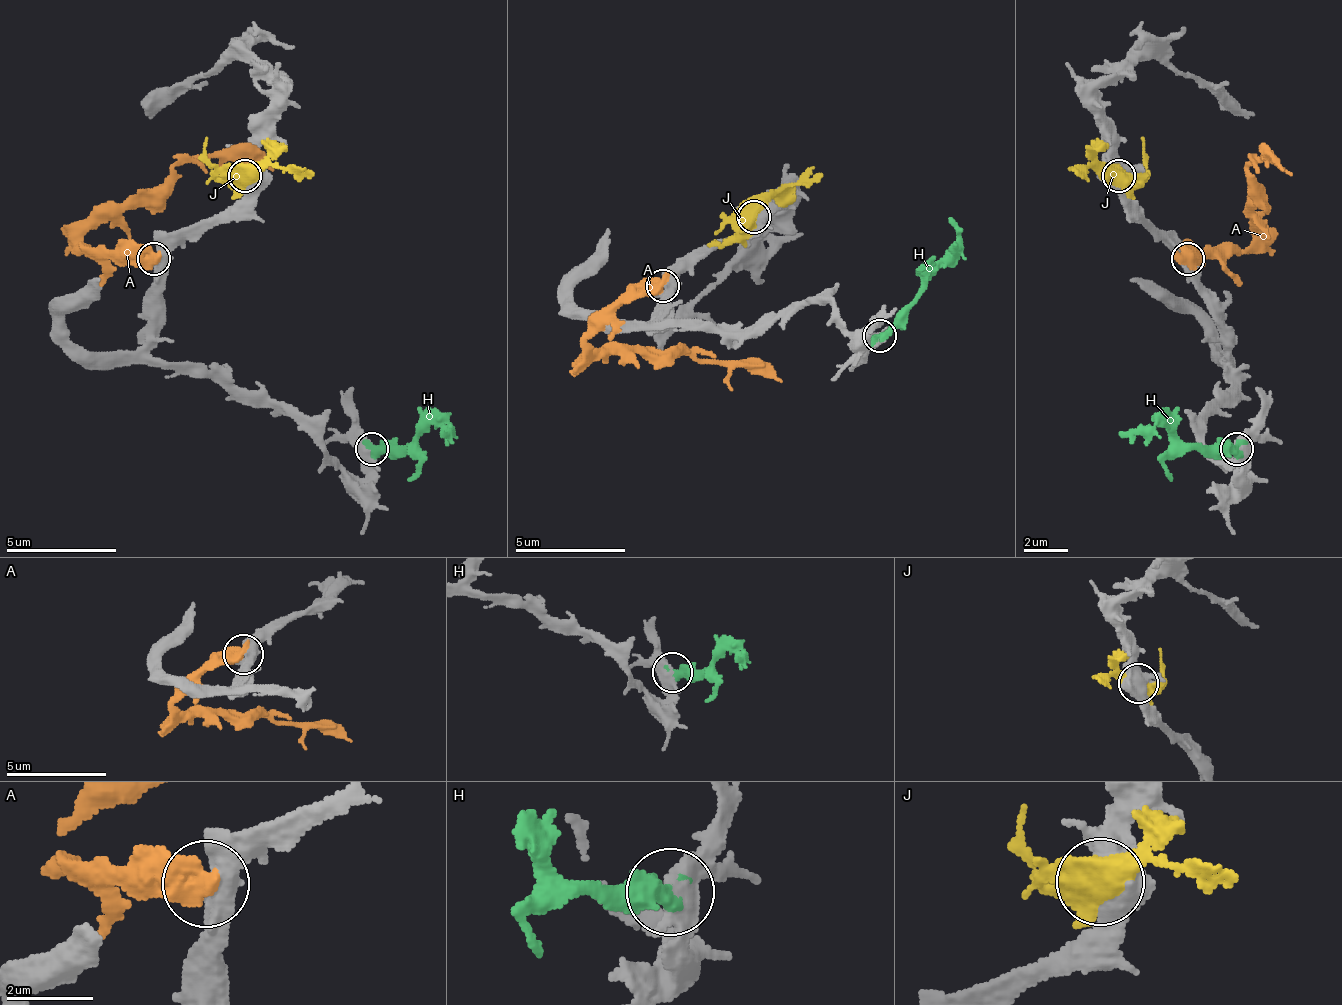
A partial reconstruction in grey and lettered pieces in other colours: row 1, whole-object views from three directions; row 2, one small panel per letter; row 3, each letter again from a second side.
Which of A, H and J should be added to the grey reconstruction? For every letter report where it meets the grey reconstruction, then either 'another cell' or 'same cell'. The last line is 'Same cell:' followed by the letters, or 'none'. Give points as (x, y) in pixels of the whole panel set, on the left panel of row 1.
A: contact (154, 258); another cell
H: contact (371, 448); same cell
J: contact (245, 176); another cell
Same cell: H

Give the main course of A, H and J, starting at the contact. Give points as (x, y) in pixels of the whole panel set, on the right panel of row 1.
A: (1189, 260), (1238, 254), (1255, 238), (1249, 172), (1266, 155), (1282, 172)
H: (1238, 447), (1183, 447), (1156, 425), (1117, 436)
J: (1117, 177), (1095, 166), (1073, 172)

